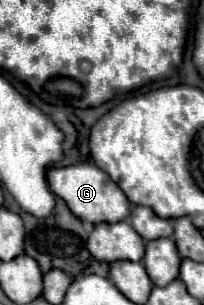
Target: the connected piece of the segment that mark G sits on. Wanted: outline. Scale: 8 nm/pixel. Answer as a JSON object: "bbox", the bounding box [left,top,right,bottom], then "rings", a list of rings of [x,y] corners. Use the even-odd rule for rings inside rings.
{"bbox":[48,162,130,224],"rings":[[[78,162],[72,166],[50,168],[48,170],[48,184],[50,184],[50,190],[66,202],[68,210],[78,220],[92,222],[92,224],[100,224],[100,222],[114,224],[114,222],[128,218],[128,214],[130,214],[130,202],[128,202],[126,194],[94,162]]]}

